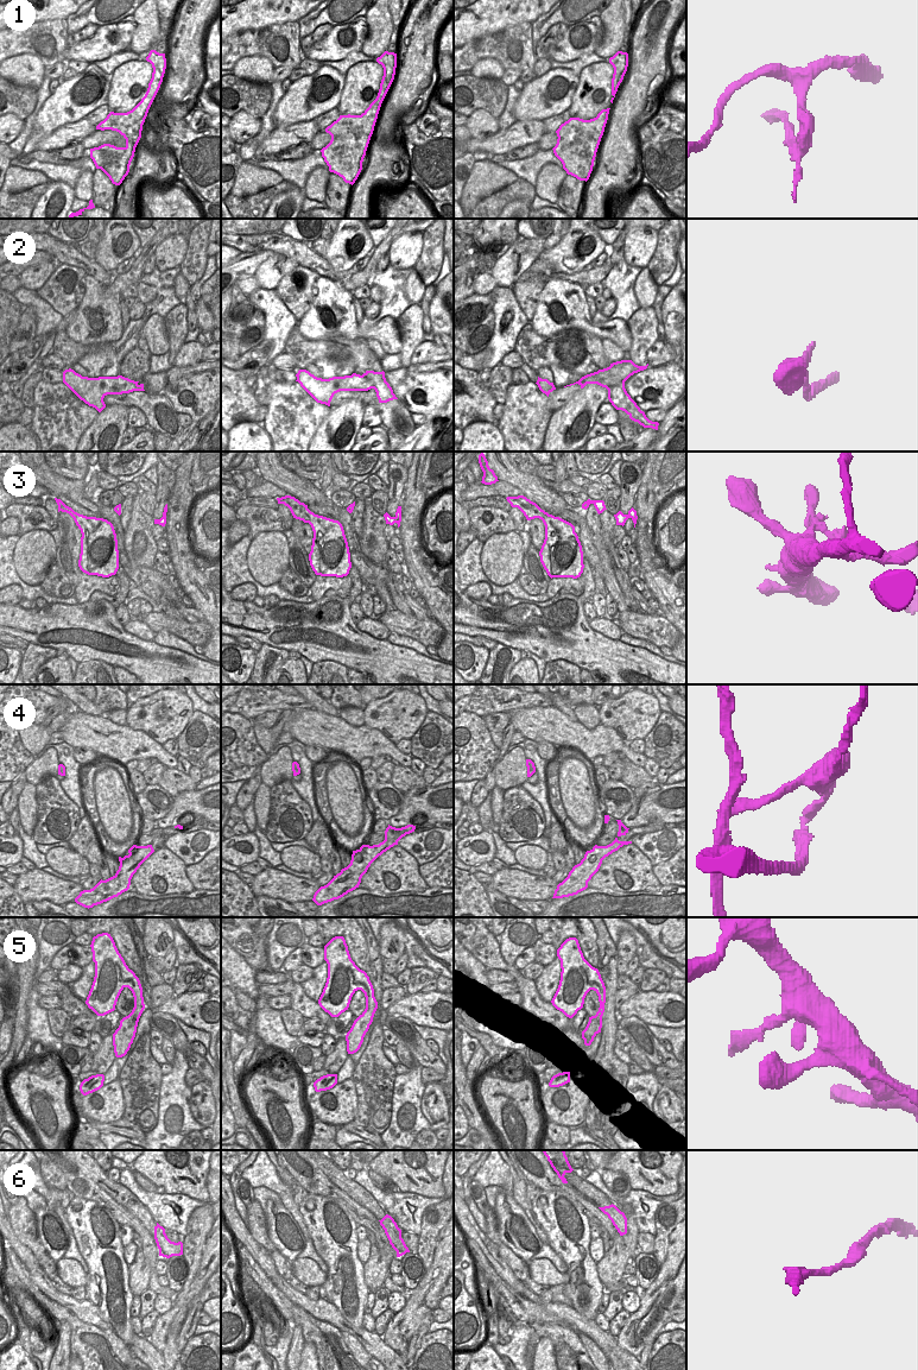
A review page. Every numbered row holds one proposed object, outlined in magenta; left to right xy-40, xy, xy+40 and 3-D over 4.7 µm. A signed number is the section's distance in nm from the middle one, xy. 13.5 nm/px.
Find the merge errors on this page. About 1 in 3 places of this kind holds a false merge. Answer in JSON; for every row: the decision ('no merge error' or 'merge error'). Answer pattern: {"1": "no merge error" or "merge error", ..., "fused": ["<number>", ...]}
{"1": "merge error", "2": "merge error", "3": "no merge error", "4": "merge error", "5": "no merge error", "6": "no merge error", "fused": ["1", "2", "4"]}

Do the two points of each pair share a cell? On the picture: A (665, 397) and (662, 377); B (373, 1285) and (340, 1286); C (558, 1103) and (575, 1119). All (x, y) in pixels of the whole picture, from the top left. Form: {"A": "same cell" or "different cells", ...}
{"A": "same cell", "B": "different cells", "C": "same cell"}

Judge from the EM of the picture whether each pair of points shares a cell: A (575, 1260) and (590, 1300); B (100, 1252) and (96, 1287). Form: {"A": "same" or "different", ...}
{"A": "same", "B": "same"}

